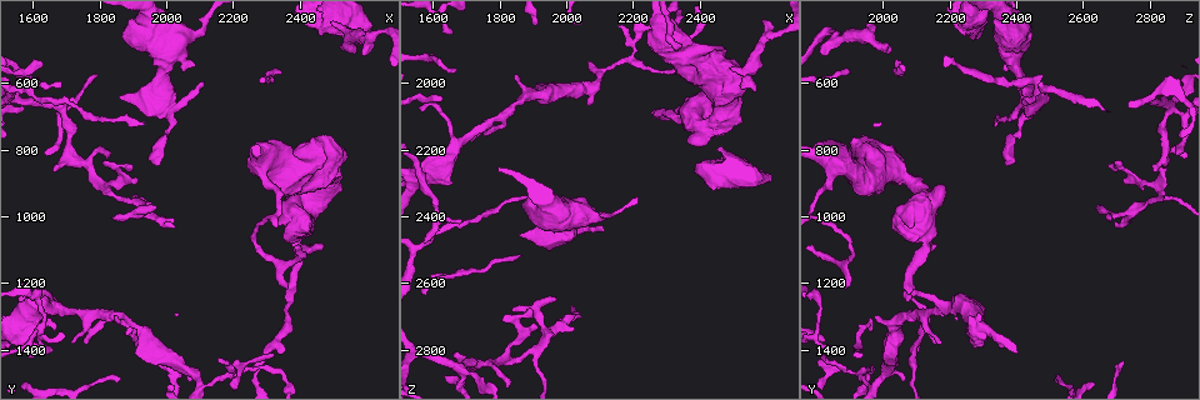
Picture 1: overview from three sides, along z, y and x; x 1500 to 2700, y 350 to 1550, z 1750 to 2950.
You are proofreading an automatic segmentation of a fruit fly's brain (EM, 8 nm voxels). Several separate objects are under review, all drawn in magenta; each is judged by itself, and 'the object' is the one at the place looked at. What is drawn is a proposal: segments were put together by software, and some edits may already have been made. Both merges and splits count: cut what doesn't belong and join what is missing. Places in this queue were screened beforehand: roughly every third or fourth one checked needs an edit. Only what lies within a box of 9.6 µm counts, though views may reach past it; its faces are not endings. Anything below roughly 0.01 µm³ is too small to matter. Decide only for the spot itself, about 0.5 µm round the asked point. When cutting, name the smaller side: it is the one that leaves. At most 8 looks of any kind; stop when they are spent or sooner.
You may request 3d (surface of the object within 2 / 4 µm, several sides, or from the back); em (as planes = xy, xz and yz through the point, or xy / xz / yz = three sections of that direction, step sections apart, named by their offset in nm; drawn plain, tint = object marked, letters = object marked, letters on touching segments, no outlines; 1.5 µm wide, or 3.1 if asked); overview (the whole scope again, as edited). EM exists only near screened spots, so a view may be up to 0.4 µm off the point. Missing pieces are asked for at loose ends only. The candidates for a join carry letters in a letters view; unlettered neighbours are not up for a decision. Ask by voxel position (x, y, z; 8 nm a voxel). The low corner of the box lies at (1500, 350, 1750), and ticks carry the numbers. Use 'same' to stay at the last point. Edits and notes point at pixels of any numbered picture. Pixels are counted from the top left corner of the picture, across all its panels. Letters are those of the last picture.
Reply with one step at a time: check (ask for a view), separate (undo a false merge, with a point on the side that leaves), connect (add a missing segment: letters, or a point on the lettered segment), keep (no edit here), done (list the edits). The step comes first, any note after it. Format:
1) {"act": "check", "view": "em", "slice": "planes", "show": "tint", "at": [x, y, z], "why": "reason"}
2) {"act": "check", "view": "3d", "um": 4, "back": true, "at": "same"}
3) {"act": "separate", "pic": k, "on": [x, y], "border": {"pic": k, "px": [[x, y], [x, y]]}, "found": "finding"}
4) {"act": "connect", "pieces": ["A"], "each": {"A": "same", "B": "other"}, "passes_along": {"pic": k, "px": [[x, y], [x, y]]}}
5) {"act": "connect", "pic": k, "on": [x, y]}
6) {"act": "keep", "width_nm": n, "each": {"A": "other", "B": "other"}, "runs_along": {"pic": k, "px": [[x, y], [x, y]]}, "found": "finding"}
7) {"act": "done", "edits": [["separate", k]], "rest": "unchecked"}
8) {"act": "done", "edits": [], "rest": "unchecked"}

{"act": "check", "view": "3d", "um": 2, "at": [1940, 720, 2330], "why": "free end"}

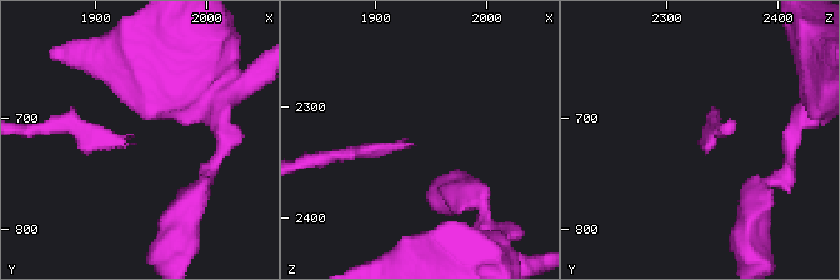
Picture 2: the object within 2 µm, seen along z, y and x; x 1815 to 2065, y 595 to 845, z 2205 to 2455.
{"act": "check", "view": "em", "slice": "xy", "step": 4, "show": "tint", "at": [1928, 726, 2336]}

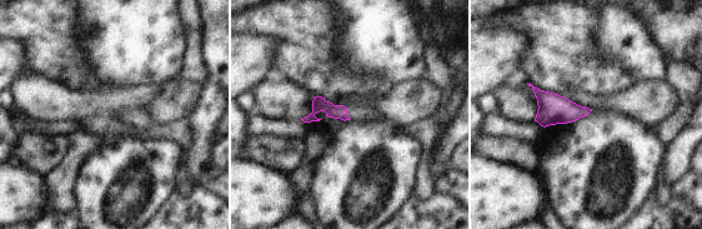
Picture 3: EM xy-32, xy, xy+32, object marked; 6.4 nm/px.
{"act": "check", "view": "em", "slice": "planes", "show": "letters", "at": "same"}

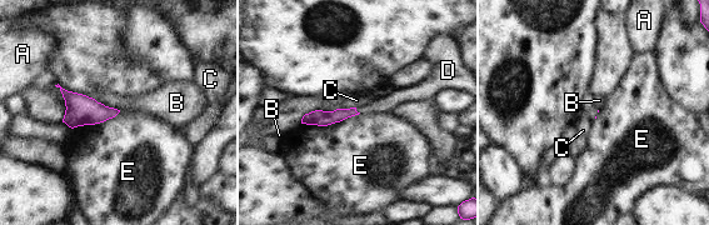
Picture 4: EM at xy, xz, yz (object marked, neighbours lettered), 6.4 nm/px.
{"act": "connect", "pieces": ["D"], "each": {"A": "other", "B": "other", "C": "other", "D": "same", "E": "other"}, "passes_along": {"pic": 4, "px": [[319, 118], [357, 111], [385, 103]]}, "found": "it goes on there"}

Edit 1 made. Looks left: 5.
{"act": "check", "view": "overview", "why": "redraw"}

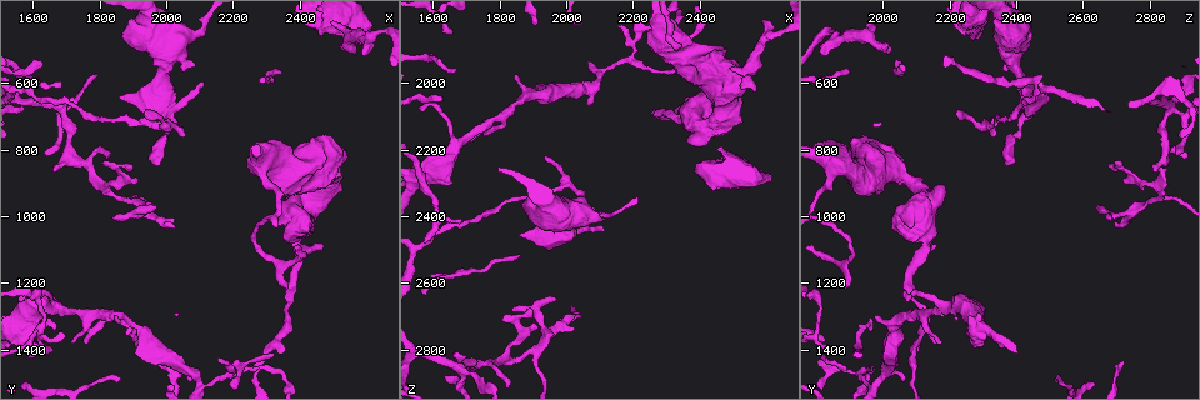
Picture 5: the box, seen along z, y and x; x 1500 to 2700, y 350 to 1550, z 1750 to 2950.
{"act": "check", "view": "em", "slice": "yz", "step": 4, "show": "letters", "at": [1690, 600, 2400], "why": "branch stops here"}

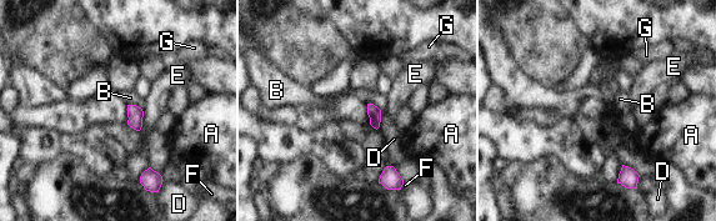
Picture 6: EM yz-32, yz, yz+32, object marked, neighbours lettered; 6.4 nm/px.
{"act": "check", "view": "em", "slice": "xy", "step": 4, "show": "letters", "at": "same"}

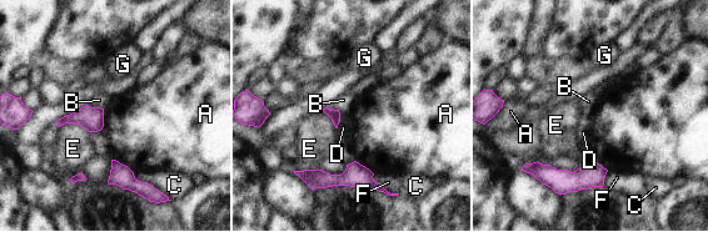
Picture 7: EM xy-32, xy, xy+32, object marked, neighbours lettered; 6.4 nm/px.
{"act": "keep", "longest_contact_nm": ["E", 200], "each": {"A": "other", "B": "other", "C": "other", "D": "other", "E": "other", "F": "other", "G": "other"}, "border": {"pic": 7, "px": [[111, 159], [126, 165], [134, 172]]}, "found": "no lettered segment goes on from it"}

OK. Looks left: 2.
{"act": "done", "edits": [["connect", 4]], "rest": "unchecked"}

